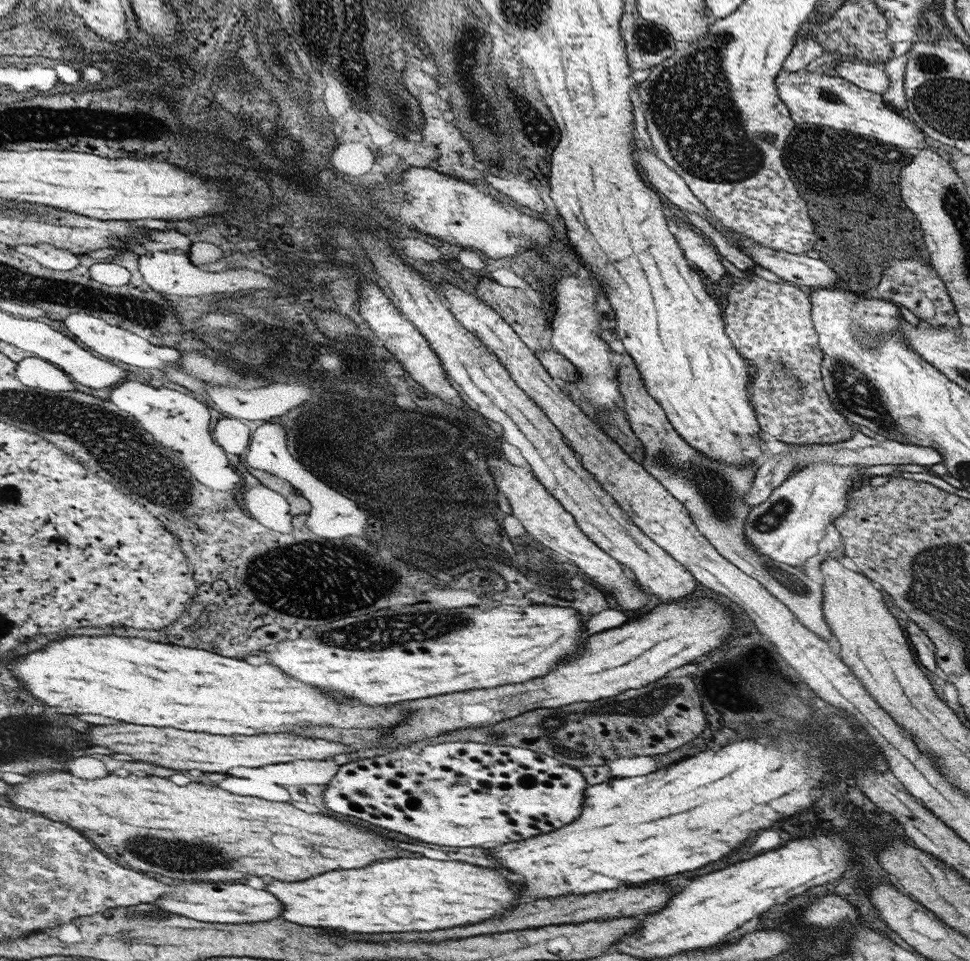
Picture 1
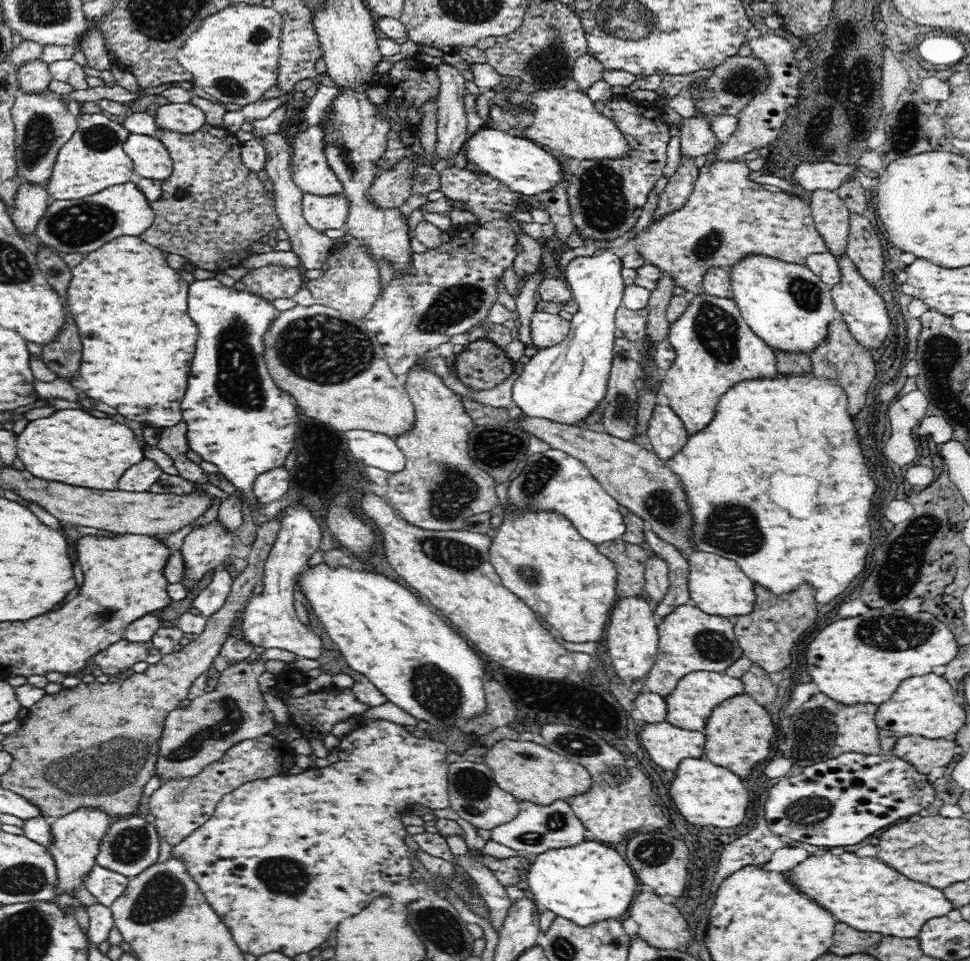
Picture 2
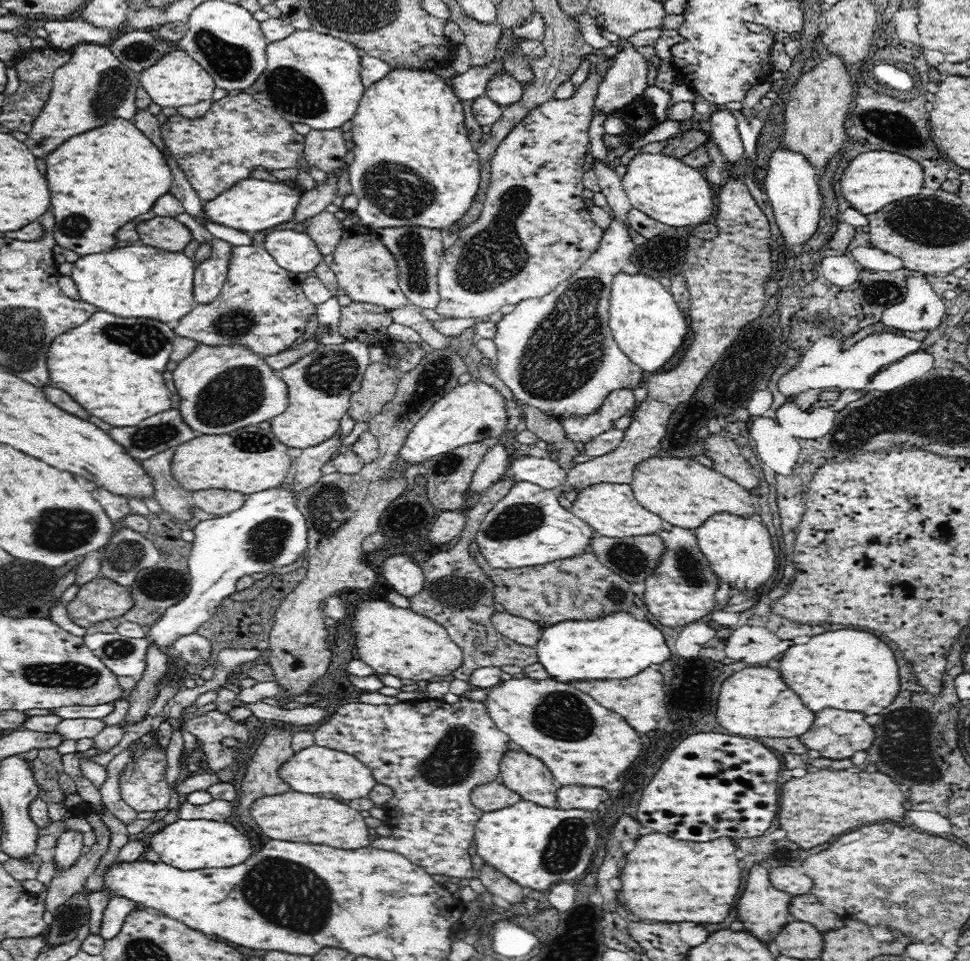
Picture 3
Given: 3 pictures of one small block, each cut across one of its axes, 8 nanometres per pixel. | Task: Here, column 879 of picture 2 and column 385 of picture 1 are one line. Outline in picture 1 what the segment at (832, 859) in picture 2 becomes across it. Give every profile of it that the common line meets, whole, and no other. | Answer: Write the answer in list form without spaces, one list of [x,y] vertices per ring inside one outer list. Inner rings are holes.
[[[426,856],[380,860],[366,868],[324,872],[324,876],[314,876],[312,880],[300,880],[300,882],[272,880],[266,886],[266,890],[278,896],[278,900],[284,906],[282,918],[288,922],[296,922],[312,928],[330,928],[338,932],[364,932],[364,934],[414,932],[414,930],[428,932],[436,928],[476,924],[510,908],[510,904],[516,900],[518,894],[518,886],[508,882],[504,876],[496,872],[472,864],[462,864],[462,862],[432,860]]]

